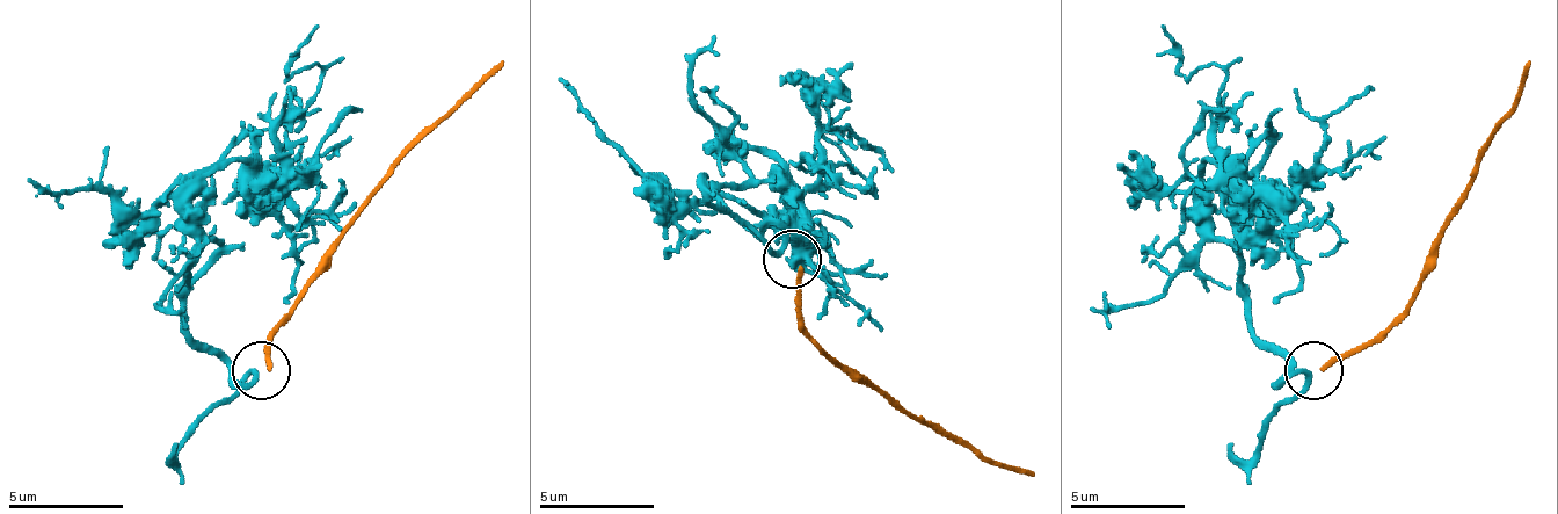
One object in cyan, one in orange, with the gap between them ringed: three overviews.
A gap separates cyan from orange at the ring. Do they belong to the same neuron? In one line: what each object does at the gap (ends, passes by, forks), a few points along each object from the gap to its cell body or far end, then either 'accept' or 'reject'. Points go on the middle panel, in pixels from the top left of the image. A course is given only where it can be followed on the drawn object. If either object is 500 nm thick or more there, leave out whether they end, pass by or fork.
cyan passes by; orange ends; course cyan (785, 252), (715, 194), (727, 143), (779, 165), (785, 205), (756, 211), (657, 188), (560, 79); course orange (801, 263), (801, 327), (847, 373), (888, 402), (1032, 477); reject

